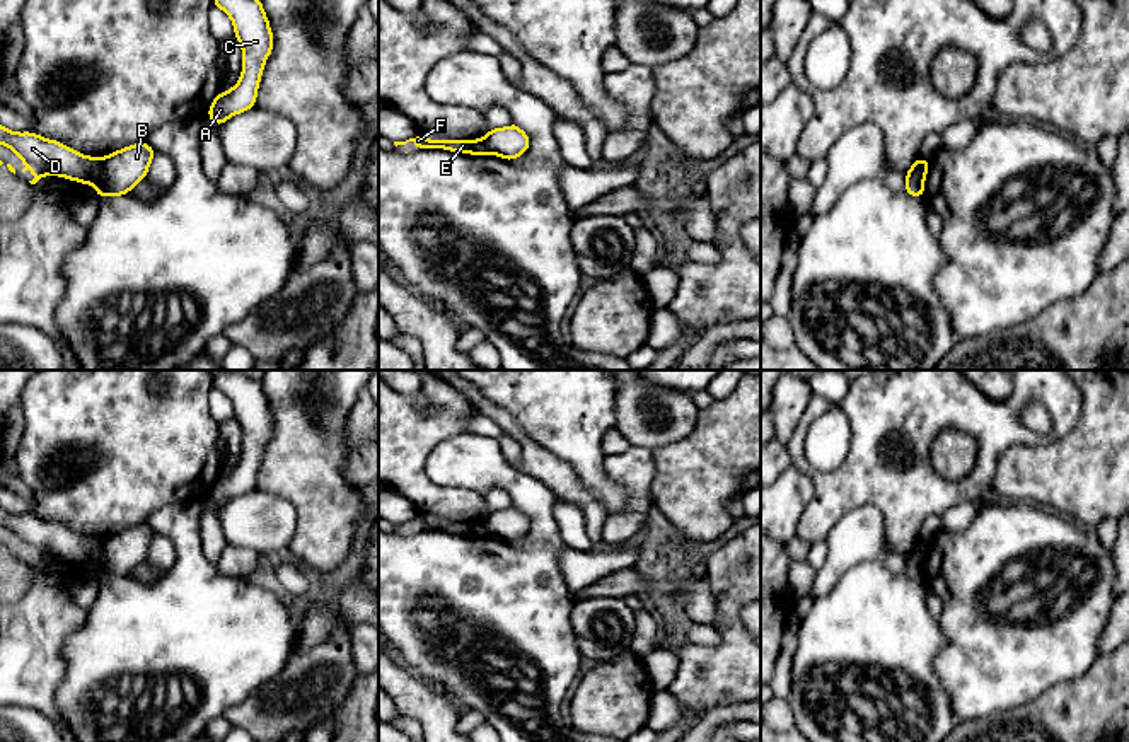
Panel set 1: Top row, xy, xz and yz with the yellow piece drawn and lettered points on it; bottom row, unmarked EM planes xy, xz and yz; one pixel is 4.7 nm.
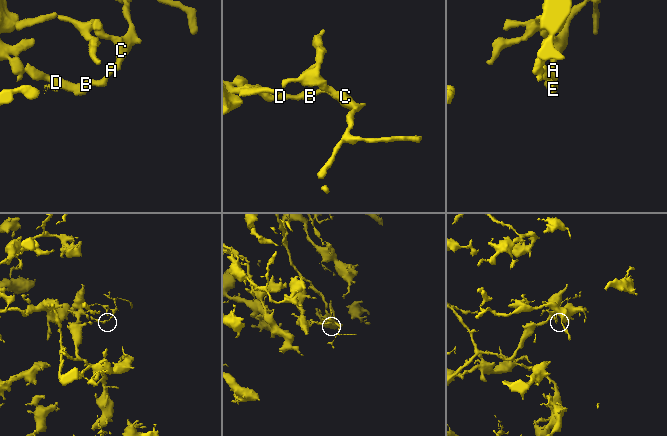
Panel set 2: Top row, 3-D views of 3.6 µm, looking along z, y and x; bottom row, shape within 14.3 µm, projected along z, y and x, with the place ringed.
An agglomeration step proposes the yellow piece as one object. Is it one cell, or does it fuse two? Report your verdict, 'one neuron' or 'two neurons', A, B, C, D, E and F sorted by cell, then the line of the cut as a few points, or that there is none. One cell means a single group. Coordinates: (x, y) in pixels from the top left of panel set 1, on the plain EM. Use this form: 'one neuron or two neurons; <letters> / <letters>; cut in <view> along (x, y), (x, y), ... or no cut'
two neurons; A B C / D E F; cut in xy along (104, 541), (104, 556), (94, 567)

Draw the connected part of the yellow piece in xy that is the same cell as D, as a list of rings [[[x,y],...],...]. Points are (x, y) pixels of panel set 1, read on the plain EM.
[[[0,507],[0,527],[14,532],[26,546],[22,551],[31,551],[36,566],[43,558],[61,558],[82,566],[97,566],[104,558],[104,541],[89,539],[77,532],[49,520],[43,520],[38,515],[10,513]]]

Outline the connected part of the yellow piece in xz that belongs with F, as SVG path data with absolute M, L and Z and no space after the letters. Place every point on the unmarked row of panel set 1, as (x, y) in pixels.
M423 515L416 517L414 520L409 520L406 524L394 524L394 527L406 527L408 524L413 524L416 527L416 532L421 530L443 530L449 534L462 534L471 537L488 537L488 529L484 524L479 522L428 522Z

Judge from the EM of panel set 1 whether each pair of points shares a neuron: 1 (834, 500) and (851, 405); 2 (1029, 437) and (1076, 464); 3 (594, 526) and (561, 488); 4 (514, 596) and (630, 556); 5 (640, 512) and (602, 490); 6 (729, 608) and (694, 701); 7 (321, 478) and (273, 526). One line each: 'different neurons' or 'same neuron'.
1: same neuron
2: different neurons
3: same neuron
4: different neurons
5: different neurons
6: same neuron
7: different neurons

